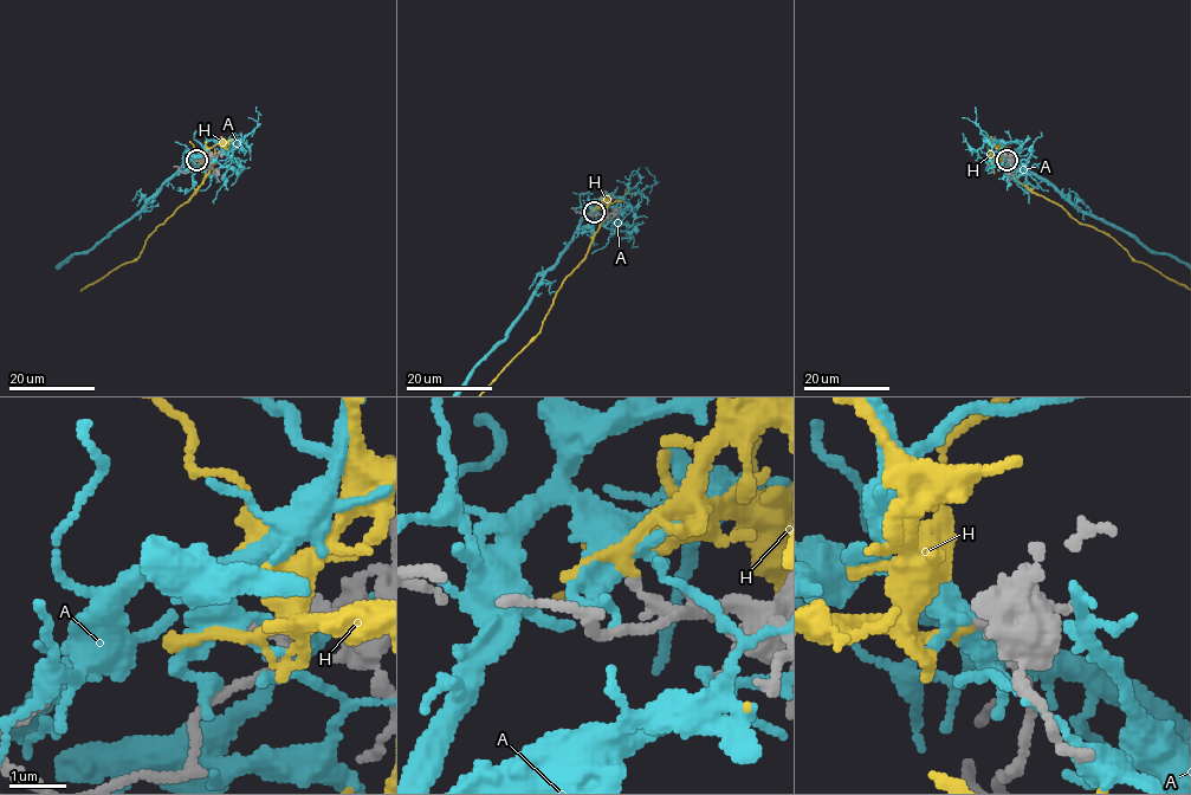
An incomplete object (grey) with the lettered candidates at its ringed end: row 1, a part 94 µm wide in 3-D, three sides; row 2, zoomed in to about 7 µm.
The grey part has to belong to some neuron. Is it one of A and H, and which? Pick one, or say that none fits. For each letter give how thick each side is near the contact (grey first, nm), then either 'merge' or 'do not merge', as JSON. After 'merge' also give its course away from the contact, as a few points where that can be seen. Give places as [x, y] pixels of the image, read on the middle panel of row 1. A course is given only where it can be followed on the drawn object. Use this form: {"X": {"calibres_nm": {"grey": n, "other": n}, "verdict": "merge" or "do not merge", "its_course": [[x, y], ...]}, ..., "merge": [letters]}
{"A": {"calibres_nm": {"grey": 240, "other": 360}, "verdict": "do not merge"}, "H": {"calibres_nm": {"grey": 240, "other": 150}, "verdict": "merge"}, "merge": ["H"]}

